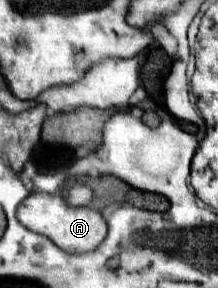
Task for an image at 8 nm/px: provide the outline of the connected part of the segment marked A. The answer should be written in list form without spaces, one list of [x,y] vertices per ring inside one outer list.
[[[42,191],[30,193],[20,203],[18,219],[24,227],[32,229],[34,233],[46,235],[62,251],[68,251],[68,253],[92,251],[102,243],[102,239],[106,235],[106,221],[102,219],[100,211],[90,209],[90,207],[72,207],[66,203],[66,199],[62,195],[52,195],[52,193],[42,193]]]

